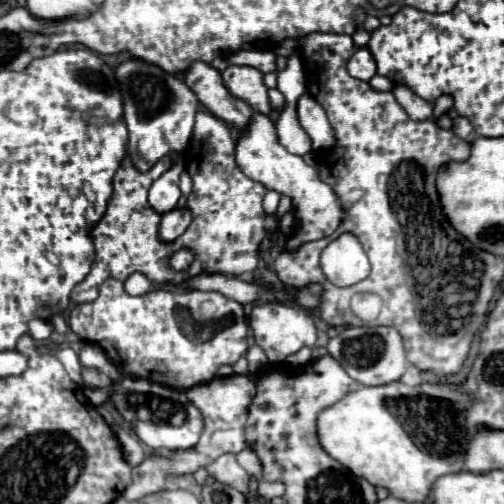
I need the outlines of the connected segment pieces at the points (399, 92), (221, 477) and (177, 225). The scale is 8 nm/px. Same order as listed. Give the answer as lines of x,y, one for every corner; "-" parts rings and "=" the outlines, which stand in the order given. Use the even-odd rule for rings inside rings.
396,85
392,93
394,93
396,101
402,105
402,109
412,119
430,119
432,117
432,105
428,105
428,101
424,101
420,97
416,97
416,93
412,89
408,89
406,85
=
220,455
216,461
212,461
206,471
220,483
232,485
234,489
240,489
248,495
248,473
242,469
242,465
236,461
234,455
=
174,209
162,215
160,221
160,229
158,229
158,239
162,243
172,243
174,239
178,239
186,227
190,225
190,213
188,209

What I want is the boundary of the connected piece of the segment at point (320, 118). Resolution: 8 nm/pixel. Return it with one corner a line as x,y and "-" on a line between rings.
302,95
298,99
298,119
308,137
312,139
312,149
332,149
336,145
336,135
328,123
328,117
324,109
320,109
320,103
316,103
312,97

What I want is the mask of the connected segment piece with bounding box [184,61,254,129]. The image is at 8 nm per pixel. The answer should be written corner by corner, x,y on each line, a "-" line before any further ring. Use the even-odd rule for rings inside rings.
194,61
190,65
190,69
184,75
184,83
196,93
198,101
216,117
220,117
222,121
236,125
238,129
244,129
254,113
254,109
234,97
226,85
222,83
222,79
218,79
218,71
204,63
204,61

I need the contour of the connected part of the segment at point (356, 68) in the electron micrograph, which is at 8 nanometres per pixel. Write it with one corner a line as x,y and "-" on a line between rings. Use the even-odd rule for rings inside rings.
360,47
352,55
352,61
348,61
348,73
352,73
352,77
360,77
362,81
370,81
376,75
376,61
366,47

